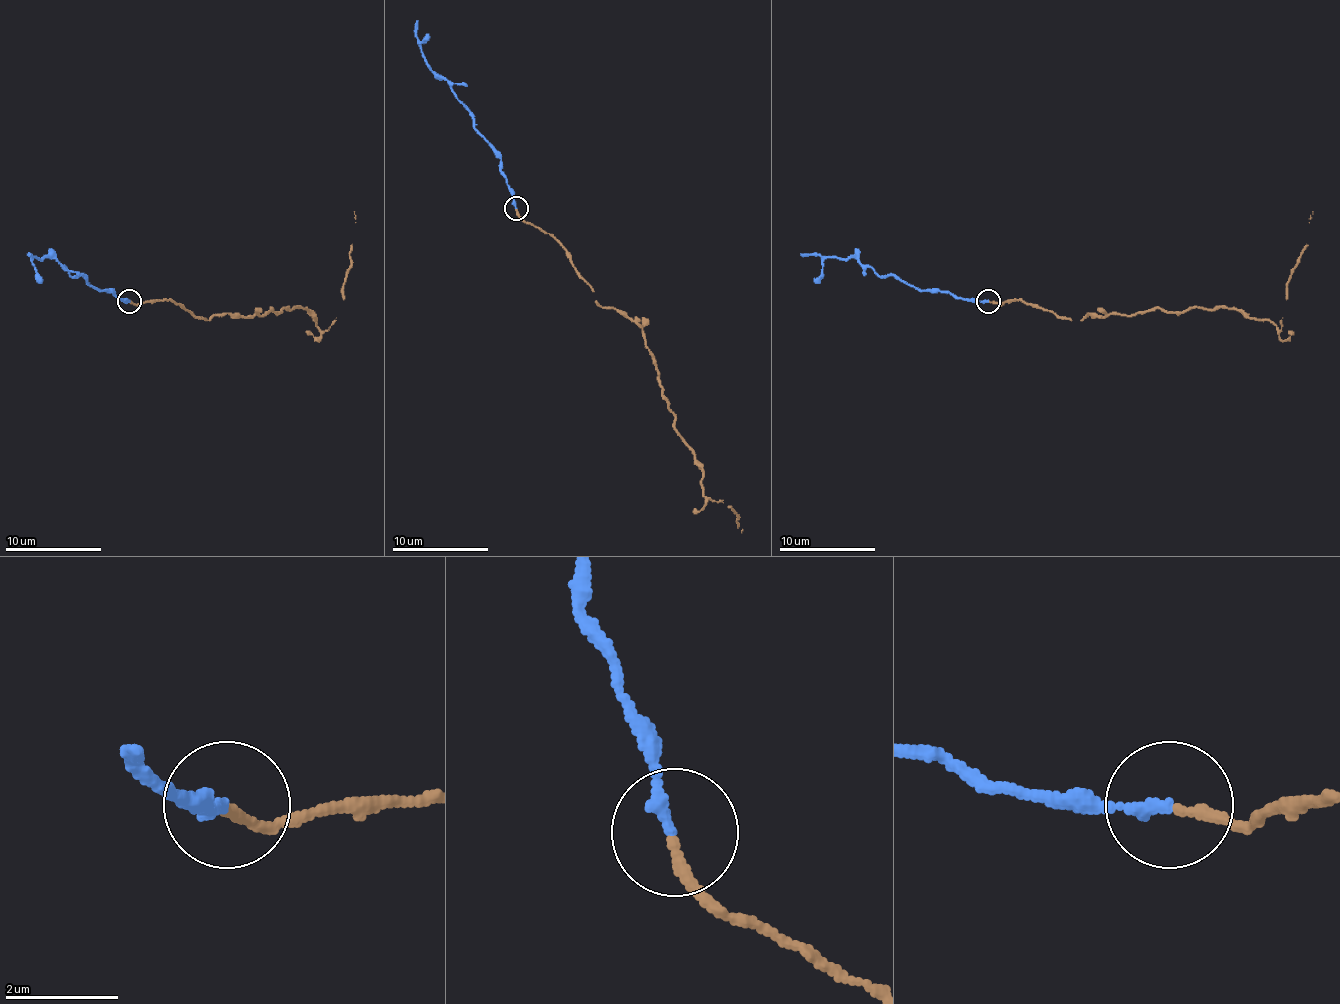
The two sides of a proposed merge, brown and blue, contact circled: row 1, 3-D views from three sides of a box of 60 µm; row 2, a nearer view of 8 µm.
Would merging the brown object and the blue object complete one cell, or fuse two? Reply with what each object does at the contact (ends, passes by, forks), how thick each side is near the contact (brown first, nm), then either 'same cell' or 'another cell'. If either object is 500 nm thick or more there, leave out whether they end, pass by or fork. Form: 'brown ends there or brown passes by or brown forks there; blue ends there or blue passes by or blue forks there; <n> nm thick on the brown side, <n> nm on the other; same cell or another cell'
brown ends there; blue ends there; 200 nm thick on the brown side, 200 nm on the other; same cell

